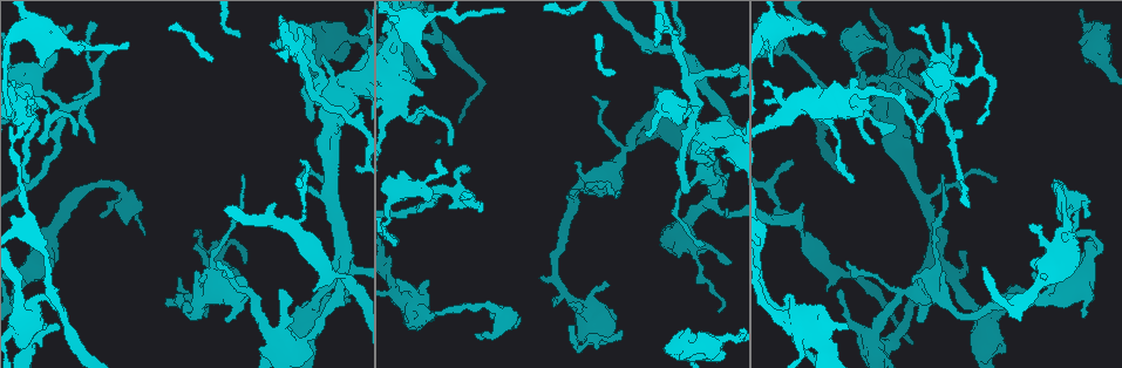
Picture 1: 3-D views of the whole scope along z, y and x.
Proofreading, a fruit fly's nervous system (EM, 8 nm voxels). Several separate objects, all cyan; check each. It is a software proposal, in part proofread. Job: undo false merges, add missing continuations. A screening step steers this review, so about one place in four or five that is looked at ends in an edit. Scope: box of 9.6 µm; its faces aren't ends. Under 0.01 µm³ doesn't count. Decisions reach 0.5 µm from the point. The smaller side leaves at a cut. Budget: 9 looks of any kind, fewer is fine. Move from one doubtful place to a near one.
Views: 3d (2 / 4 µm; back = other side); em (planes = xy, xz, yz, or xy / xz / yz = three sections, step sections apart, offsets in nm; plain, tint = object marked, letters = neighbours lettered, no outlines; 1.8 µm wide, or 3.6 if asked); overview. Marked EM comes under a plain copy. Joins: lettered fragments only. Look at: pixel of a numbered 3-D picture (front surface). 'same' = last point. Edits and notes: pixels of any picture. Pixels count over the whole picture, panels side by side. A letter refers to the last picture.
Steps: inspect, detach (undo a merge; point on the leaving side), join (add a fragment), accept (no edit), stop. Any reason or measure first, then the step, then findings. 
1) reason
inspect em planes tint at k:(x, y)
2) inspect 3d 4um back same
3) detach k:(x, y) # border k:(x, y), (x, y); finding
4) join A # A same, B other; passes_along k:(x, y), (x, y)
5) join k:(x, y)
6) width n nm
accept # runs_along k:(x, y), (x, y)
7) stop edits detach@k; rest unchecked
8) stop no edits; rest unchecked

an open end
inspect 3d 4um at 1:(649, 52)

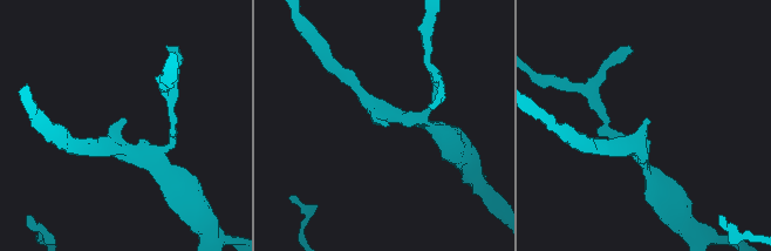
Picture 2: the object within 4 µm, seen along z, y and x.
arm_widths 200, 220 nm
inspect em planes letters at 2:(121, 120)

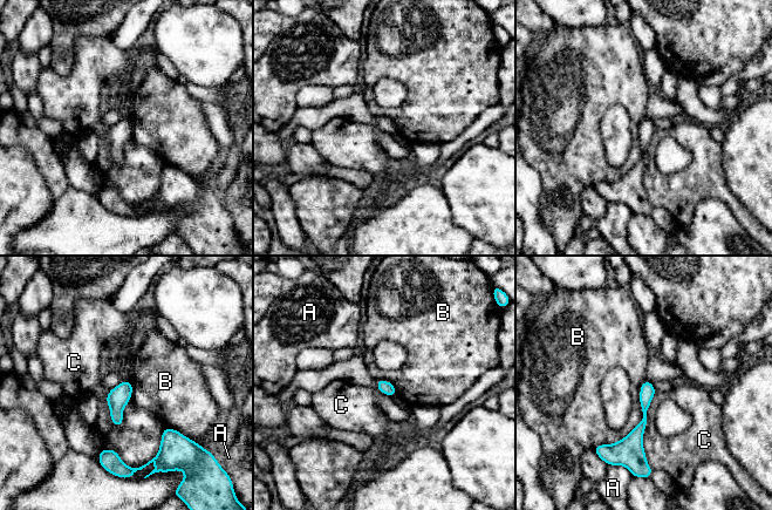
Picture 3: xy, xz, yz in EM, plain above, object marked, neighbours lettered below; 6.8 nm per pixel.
accept # A other, B other, C other; border 3:(646, 380), (641, 420), (594, 449); none of them fits

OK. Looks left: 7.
sudden change in width
inspect 3d 4um at 1:(935, 292)

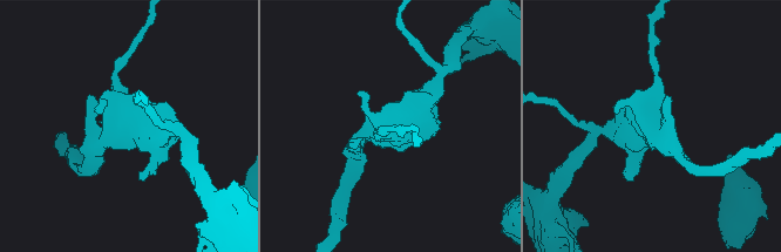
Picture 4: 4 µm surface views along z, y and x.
need the tissue
inspect em 3.6um planes tint at 4:(656, 131)

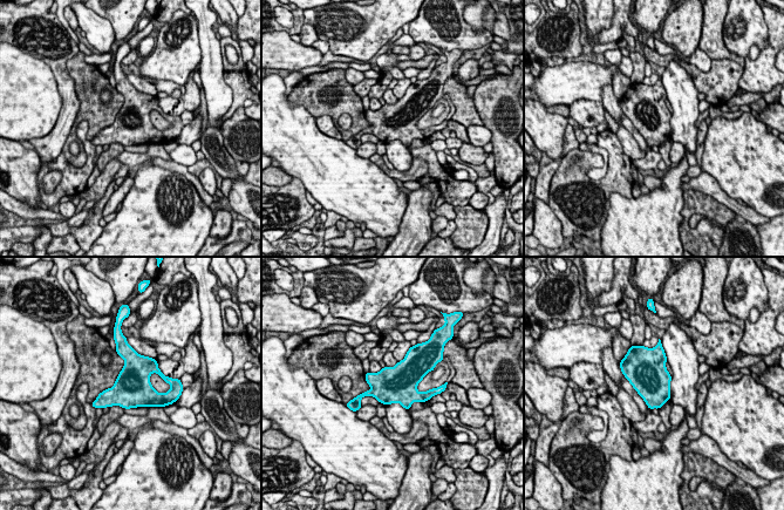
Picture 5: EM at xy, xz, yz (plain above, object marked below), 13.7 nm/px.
inspect em 3.6um planes letters same

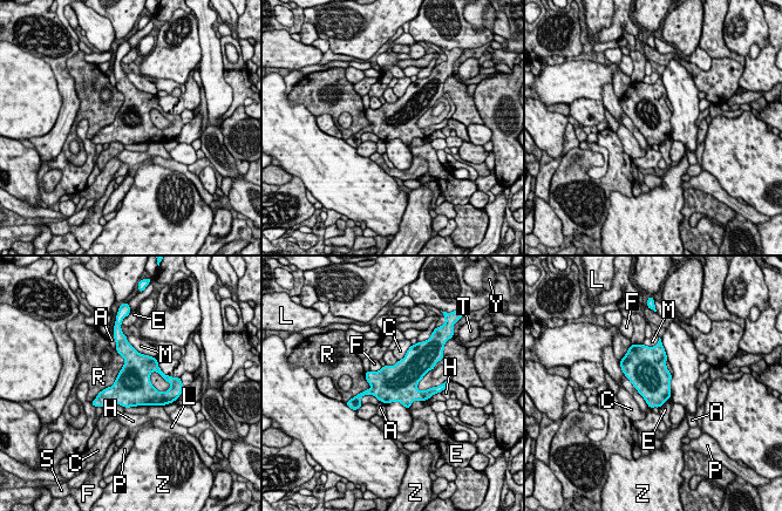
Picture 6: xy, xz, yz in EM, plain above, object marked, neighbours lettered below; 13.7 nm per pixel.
longest_contact R 800 nm
accept # A other, C other, E other, F other, H other, L other, M other, P other, R other, S other, T other, Y other, Z other; border 6:(672, 375), (670, 397); all the same cell

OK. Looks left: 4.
branch stops here
inspect em xz step 4 tint at 1:(909, 29)

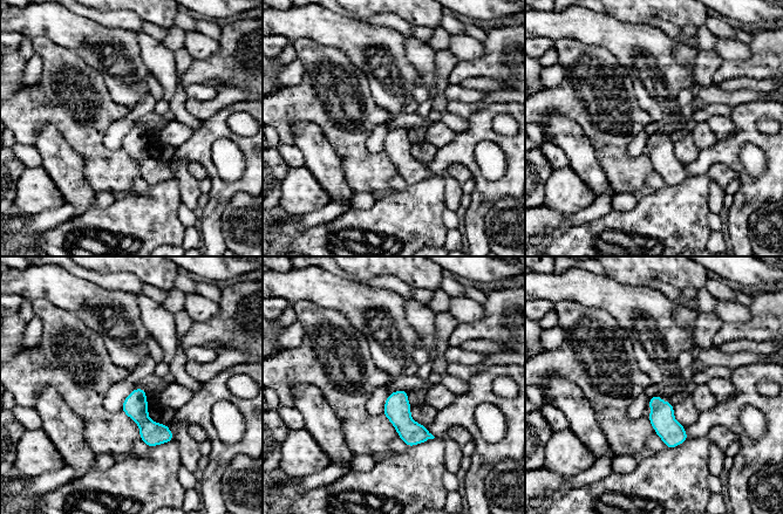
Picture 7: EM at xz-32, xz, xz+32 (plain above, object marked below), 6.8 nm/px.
another direction
inspect em planes letters same

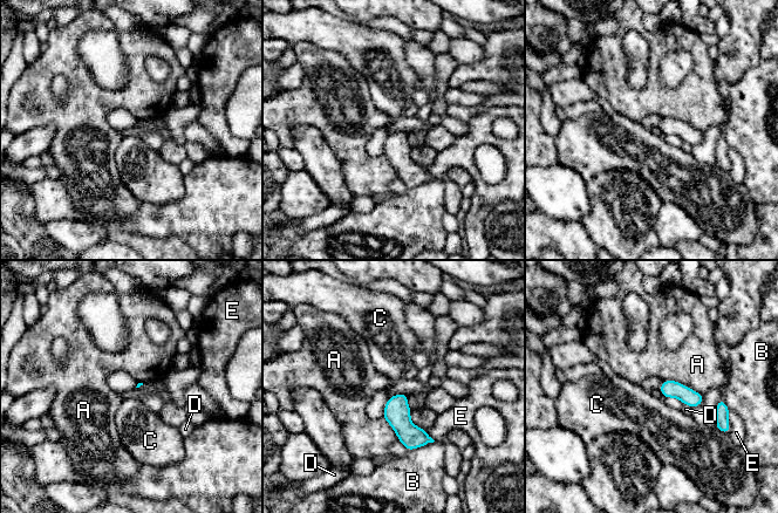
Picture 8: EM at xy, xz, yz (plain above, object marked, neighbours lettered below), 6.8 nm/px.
accept # A other, B other, C other, D other, E other; border 8:(715, 428), (727, 433); none of them fits

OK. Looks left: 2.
branch stops here
inspect em planes tint at 1:(569, 305)

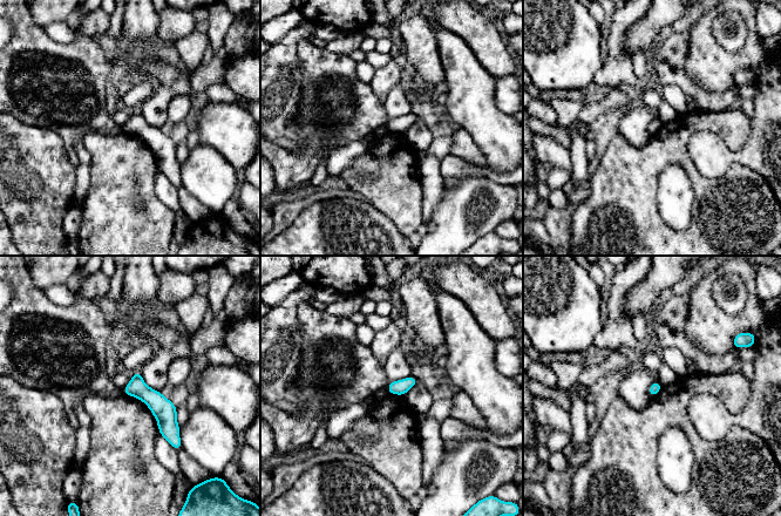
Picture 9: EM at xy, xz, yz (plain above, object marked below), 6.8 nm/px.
what lies round it
inspect em planes letters same

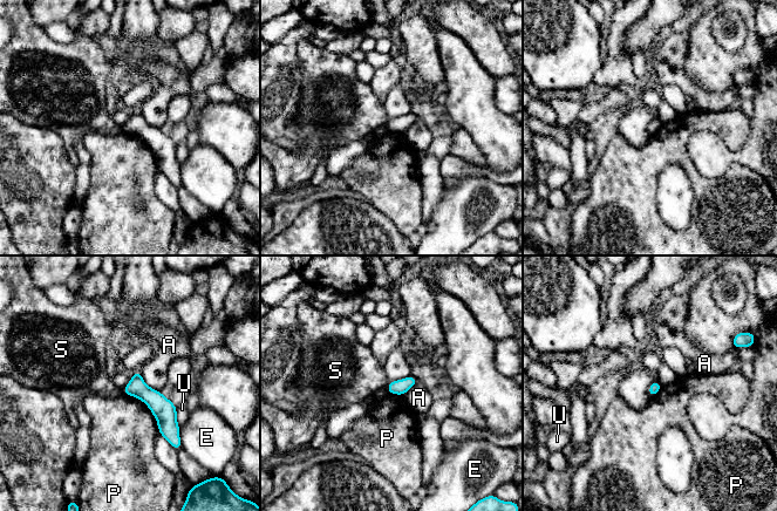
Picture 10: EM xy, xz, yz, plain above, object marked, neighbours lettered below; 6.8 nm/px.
accept # A other, E other, P other, S other, U other; none of them fits

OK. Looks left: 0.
stop no edits; rest unchecked

